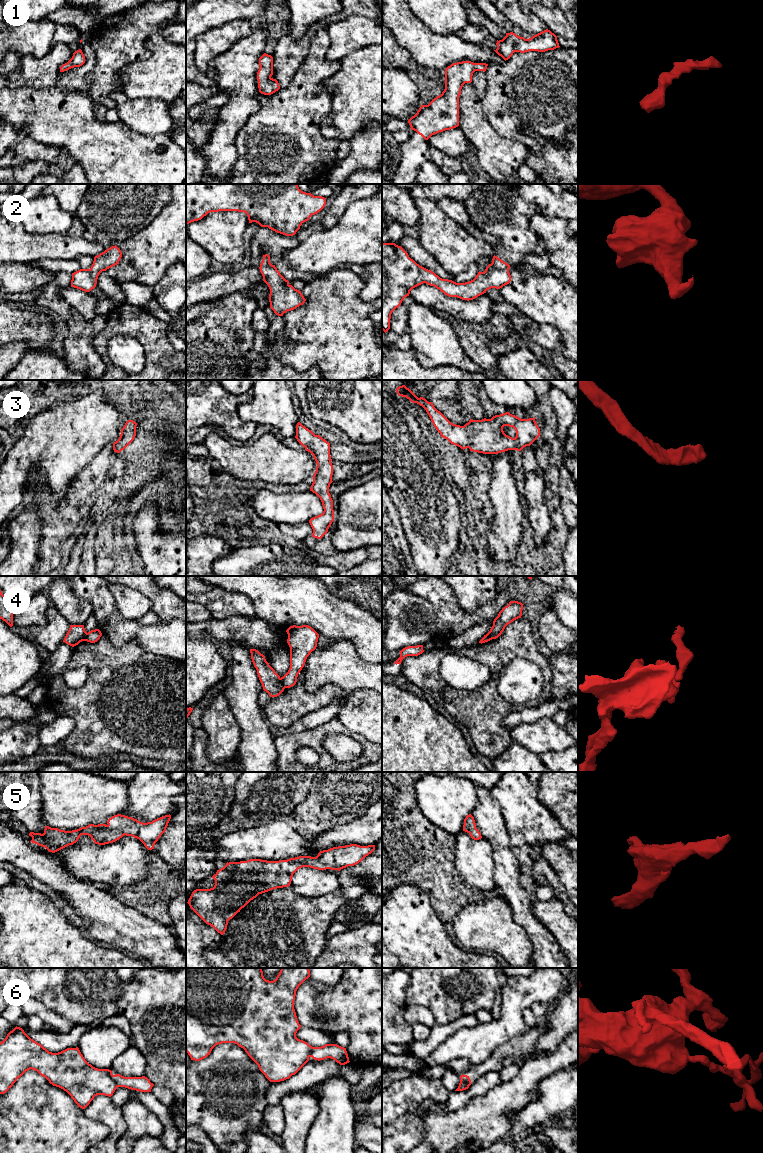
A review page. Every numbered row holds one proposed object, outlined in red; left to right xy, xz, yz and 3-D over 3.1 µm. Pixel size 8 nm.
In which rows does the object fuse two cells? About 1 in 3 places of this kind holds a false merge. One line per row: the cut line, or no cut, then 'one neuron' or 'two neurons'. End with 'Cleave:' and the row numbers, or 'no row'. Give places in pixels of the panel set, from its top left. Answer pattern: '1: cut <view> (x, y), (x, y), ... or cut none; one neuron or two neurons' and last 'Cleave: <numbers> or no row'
1: cut none; one neuron
2: cut none; one neuron
3: cut none; one neuron
4: cut xz (280, 678), (284, 688); two neurons
5: cut none; one neuron
6: cut xy (112, 1075), (118, 1086); two neurons
Cleave: 4, 6

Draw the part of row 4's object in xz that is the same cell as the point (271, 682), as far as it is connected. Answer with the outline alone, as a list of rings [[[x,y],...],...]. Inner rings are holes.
[[[250,649],[250,653],[263,690],[266,691],[270,697],[279,696],[285,689],[280,676],[266,661],[265,656],[258,650]]]

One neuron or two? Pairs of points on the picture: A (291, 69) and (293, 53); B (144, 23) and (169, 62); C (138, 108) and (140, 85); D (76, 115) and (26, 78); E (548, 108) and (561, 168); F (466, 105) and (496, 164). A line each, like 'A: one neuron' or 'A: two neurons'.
A: one neuron
B: two neurons
C: two neurons
D: two neurons
E: two neurons
F: one neuron

